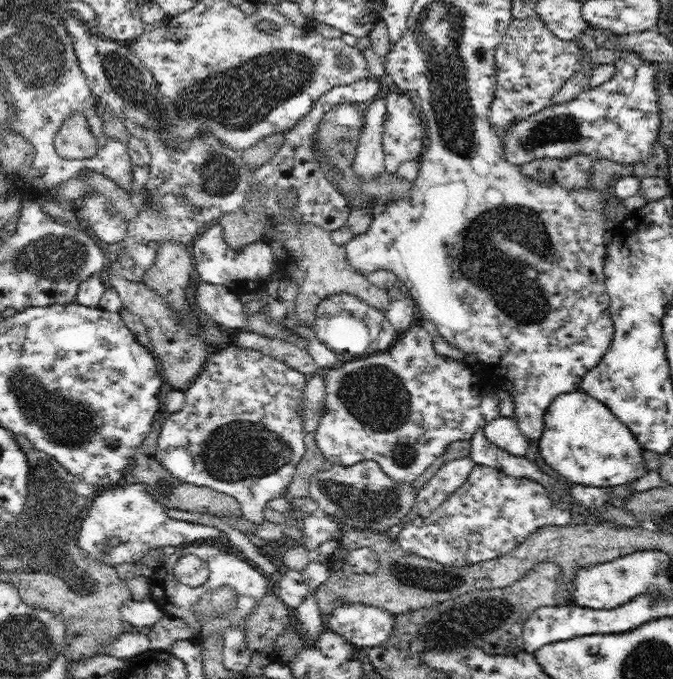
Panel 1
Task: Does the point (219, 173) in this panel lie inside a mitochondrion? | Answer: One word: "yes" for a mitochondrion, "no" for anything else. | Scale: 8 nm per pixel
yes

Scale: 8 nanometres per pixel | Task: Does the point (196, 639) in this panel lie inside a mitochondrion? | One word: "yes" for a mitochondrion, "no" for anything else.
no

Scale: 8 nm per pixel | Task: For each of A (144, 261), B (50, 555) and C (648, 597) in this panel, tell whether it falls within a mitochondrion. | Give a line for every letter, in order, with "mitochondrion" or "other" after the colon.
A: other
B: mitochondrion
C: other

